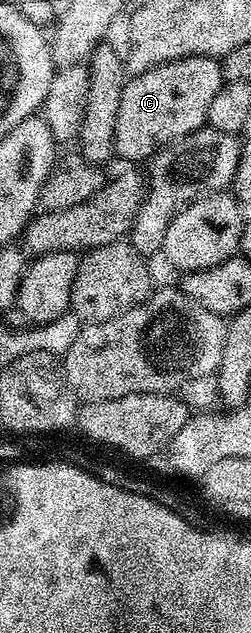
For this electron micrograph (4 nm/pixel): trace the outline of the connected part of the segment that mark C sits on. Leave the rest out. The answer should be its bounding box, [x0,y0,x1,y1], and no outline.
[113,57,222,161]

